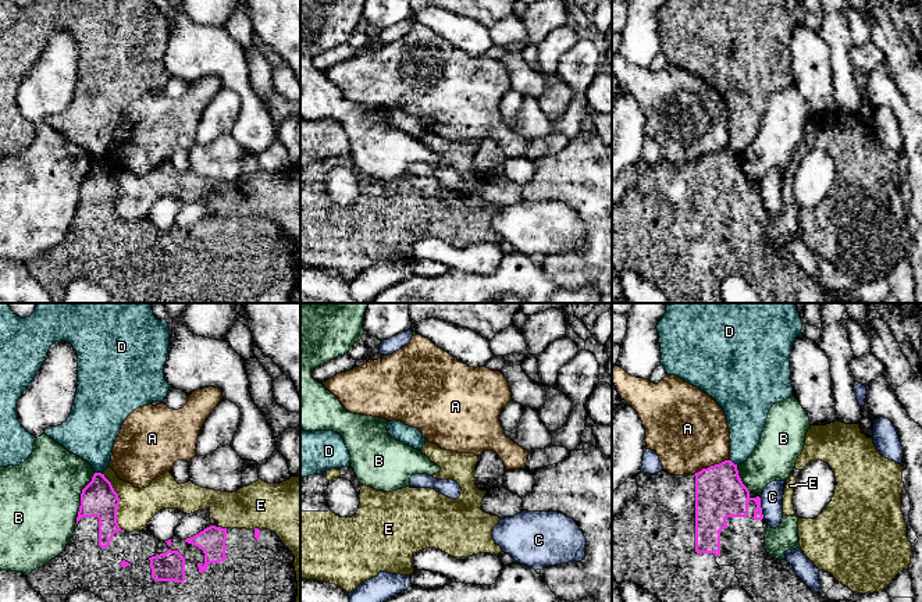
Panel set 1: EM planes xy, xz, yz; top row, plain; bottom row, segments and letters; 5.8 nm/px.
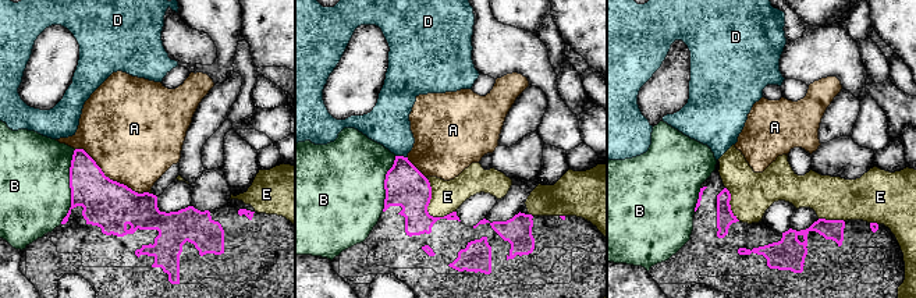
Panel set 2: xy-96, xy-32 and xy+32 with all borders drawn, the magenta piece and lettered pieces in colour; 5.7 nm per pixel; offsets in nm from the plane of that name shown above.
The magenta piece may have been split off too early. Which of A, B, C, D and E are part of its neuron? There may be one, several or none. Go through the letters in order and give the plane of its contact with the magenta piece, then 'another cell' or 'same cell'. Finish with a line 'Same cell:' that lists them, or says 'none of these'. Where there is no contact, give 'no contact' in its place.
A: contact in yz; another cell
B: contact in xy; another cell
C: contact in yz; another cell
D: contact in yz; another cell
E: contact in xy; another cell
Same cell: none of these

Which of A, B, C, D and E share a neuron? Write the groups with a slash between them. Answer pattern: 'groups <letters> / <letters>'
groups A / B / C / D / E

